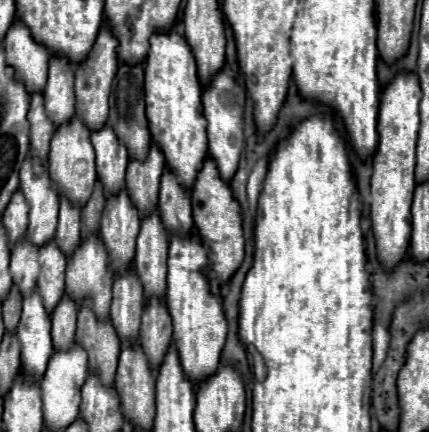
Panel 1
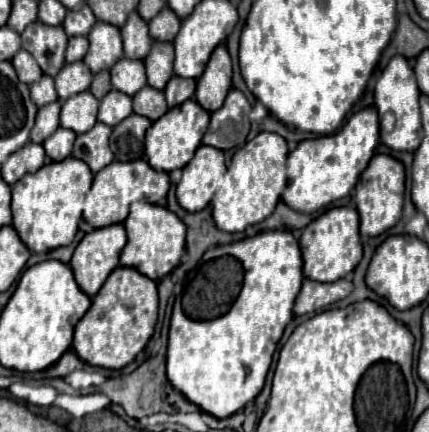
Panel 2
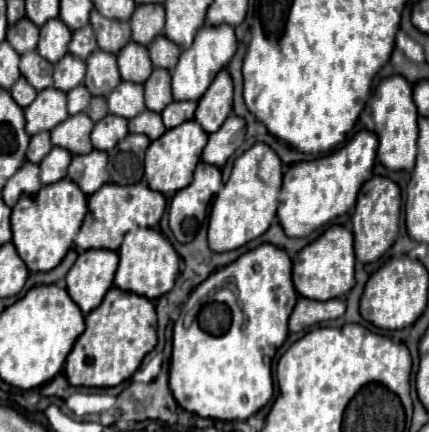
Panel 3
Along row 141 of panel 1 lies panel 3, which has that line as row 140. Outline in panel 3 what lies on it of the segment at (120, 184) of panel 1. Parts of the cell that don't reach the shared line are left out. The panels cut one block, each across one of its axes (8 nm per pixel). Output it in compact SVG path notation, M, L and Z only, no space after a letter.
M108 114L100 122L96 122L92 130L92 146L96 150L110 150L128 134L128 120Z

